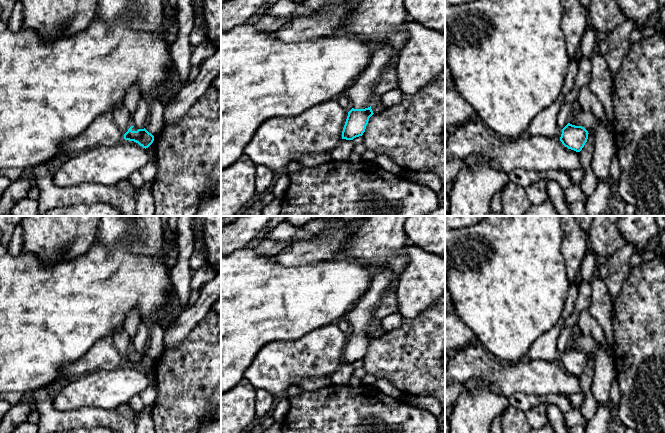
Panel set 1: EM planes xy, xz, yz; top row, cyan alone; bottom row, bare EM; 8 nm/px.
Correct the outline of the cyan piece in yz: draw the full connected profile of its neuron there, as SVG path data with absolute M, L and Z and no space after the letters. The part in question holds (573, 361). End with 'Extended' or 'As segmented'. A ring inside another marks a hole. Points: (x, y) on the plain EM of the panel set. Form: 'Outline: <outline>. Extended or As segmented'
Outline: M571 285L563 313L559 322L547 333L538 337L527 352L530 360L546 360L558 362L568 373L580 376L588 363L588 355L582 350L568 347L563 353L559 351L557 342L566 319L573 313L579 288Z. Extended

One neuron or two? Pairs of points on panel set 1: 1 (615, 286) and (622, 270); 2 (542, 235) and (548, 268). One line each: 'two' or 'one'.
1: one
2: one

